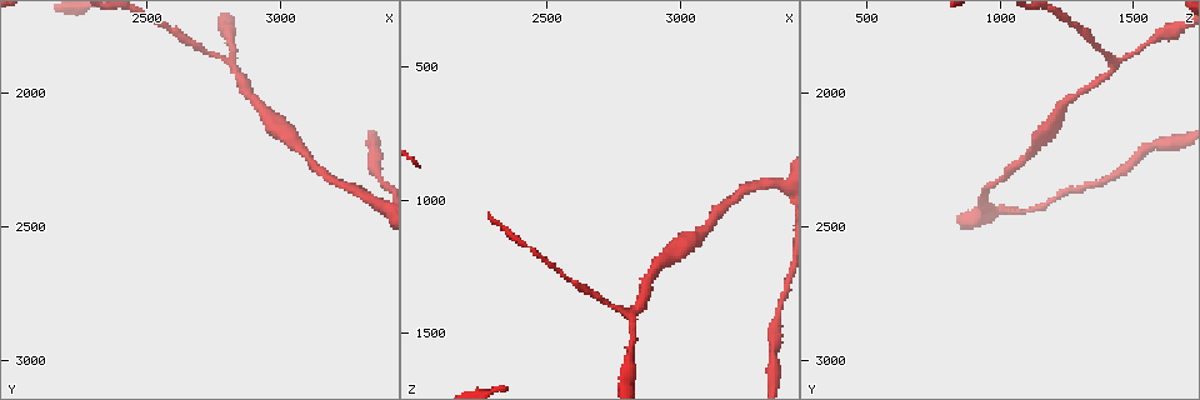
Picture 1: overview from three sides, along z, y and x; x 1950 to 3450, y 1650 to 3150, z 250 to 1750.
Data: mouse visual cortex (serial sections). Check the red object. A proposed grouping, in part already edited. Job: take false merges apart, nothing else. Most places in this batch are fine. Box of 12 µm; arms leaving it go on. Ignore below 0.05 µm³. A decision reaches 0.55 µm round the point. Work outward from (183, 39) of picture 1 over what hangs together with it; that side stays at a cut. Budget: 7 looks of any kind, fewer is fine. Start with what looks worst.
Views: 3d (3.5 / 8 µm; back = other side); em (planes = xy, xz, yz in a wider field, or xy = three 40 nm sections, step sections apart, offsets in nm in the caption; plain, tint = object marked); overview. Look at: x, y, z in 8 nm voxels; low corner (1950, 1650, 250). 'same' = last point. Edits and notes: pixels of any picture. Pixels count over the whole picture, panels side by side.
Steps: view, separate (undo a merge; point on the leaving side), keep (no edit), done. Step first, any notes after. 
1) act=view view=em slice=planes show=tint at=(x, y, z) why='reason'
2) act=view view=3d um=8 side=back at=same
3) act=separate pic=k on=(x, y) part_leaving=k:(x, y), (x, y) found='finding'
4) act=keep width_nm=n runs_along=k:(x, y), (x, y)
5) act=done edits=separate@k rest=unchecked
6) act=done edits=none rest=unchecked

act=view view=3d um=8 at=(2810, 1870, 1430) why='three arms meet'

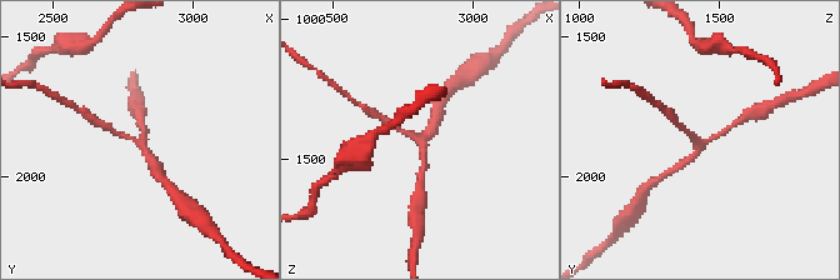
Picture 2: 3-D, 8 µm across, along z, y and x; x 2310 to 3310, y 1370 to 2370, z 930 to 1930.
act=view view=3d um=3.5 at=(2810, 1870, 1440) why='zoom in'

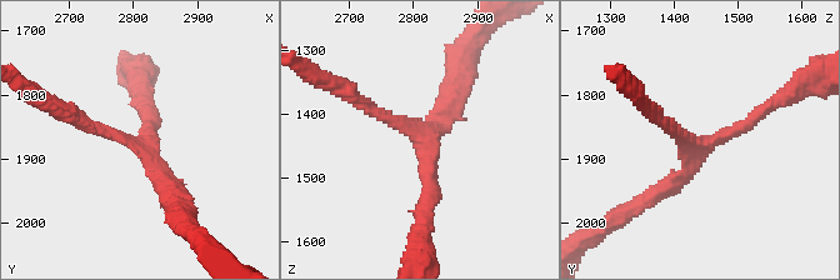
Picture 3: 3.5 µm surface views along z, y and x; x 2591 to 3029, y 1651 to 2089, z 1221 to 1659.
act=view view=em slice=xy step=2 show=tint at=(2805, 1880, 1430) arms=3 arm_widths_nm=200,200,250 why='shape alone is not enough'

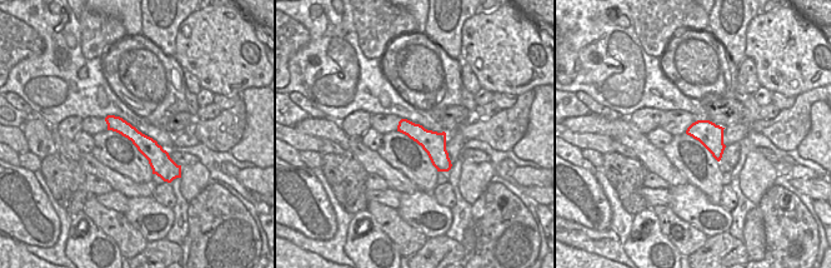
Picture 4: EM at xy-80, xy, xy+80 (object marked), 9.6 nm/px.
act=keep runs_along=4:(109, 119), (130, 132), (175, 170) found='continuous, no second cell'

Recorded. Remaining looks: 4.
act=view view=3d um=3.5 at=(3370, 2410, 940) why='thick turns thin'

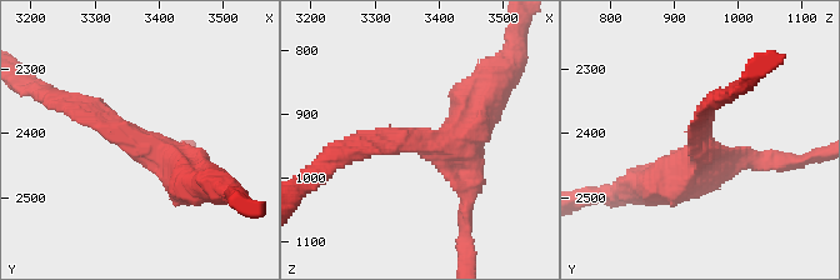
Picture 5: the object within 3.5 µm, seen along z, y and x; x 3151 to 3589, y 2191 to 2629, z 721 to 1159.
act=view view=em slice=xy step=3 show=tint at=(3360, 2410, 940) arm_widths_nm=200,400 why='need the tissue'

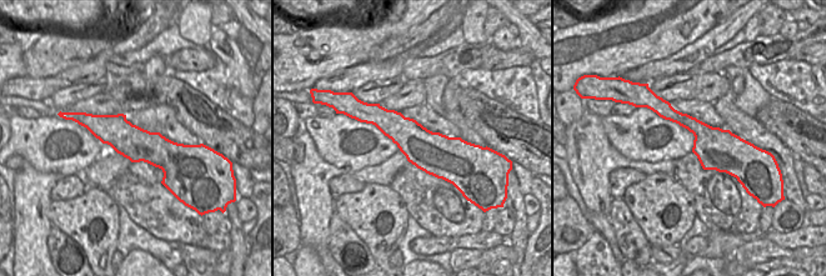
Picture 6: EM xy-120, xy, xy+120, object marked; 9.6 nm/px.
act=view view=em slice=planes show=tint at=same why='another direction'

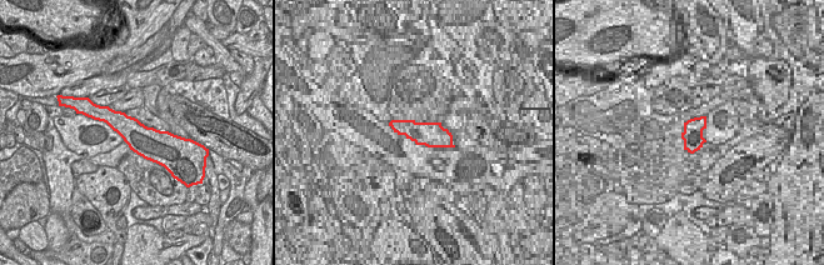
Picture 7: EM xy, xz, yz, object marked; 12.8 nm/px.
act=keep runs_along=5:(66, 100), (104, 128), (189, 161) found='one cell here'

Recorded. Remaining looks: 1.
act=done edits=none rest=unchecked

